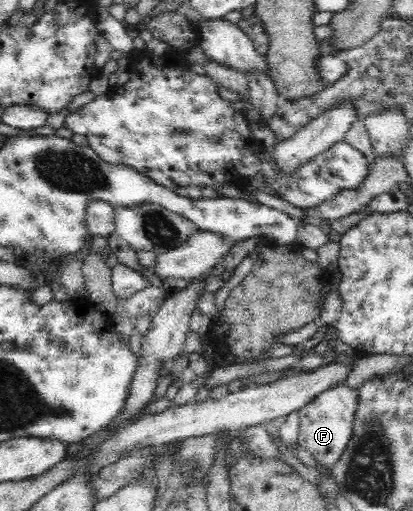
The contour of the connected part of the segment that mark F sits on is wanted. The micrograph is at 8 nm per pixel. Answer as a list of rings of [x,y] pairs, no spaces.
[[[346,381],[328,390],[320,391],[306,406],[298,409],[298,444],[314,457],[321,469],[332,469],[346,450],[346,443],[352,434],[353,418],[357,409],[357,389],[348,386]]]

